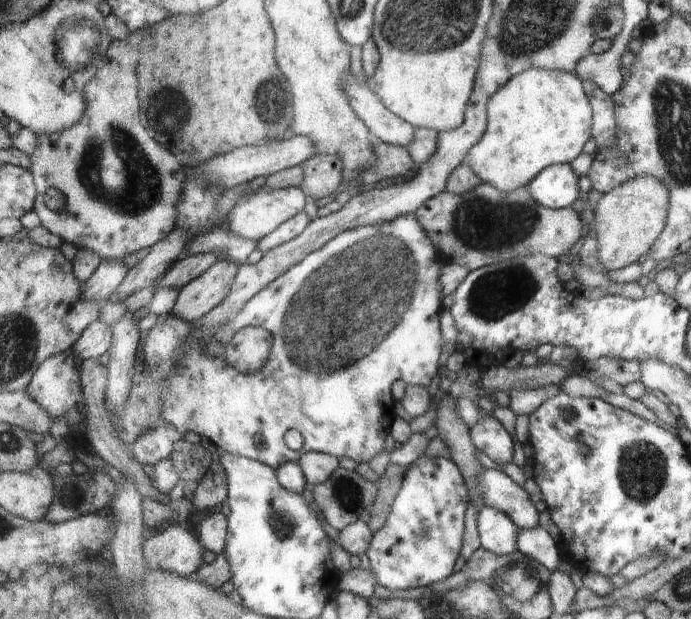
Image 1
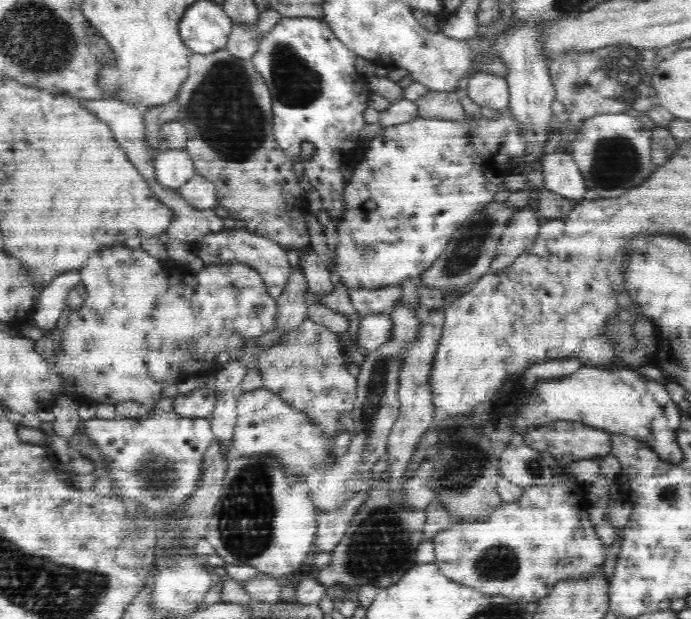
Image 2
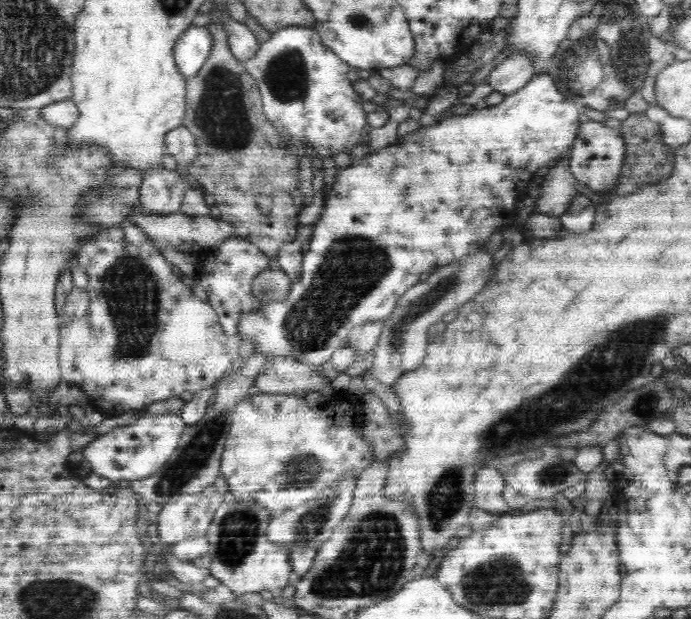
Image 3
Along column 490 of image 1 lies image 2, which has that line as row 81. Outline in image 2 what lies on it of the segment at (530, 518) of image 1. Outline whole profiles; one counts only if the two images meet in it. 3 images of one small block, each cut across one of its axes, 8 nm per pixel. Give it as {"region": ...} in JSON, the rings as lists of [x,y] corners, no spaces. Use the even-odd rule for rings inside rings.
{"region":[[[500,75],[468,76],[466,95],[480,107],[502,111],[509,106],[509,89],[505,78]]]}

